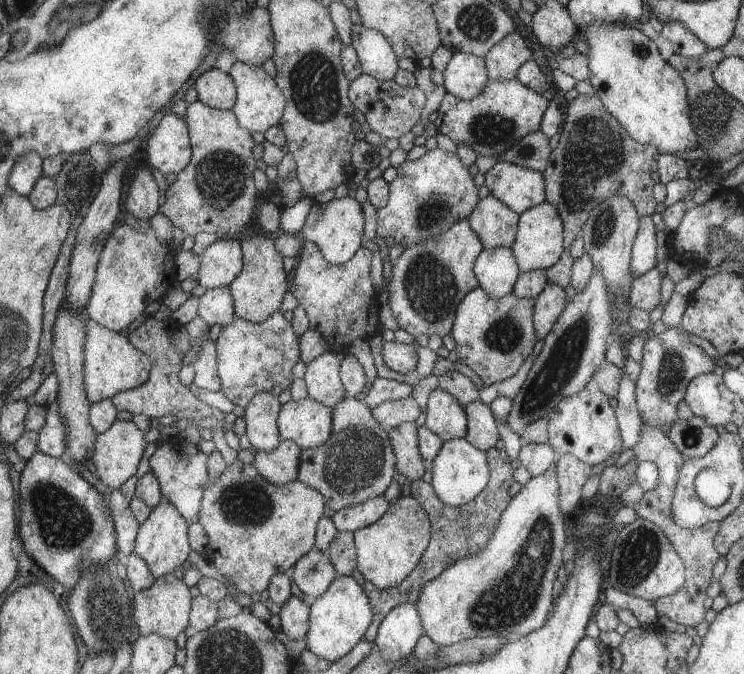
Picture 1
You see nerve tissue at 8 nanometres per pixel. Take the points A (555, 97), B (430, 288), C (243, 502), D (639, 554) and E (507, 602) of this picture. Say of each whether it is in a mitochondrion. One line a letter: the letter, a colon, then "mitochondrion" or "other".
A: other
B: mitochondrion
C: mitochondrion
D: mitochondrion
E: mitochondrion

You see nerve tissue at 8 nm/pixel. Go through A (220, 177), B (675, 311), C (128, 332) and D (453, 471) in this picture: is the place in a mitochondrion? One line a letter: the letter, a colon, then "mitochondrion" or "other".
A: mitochondrion
B: other
C: other
D: other

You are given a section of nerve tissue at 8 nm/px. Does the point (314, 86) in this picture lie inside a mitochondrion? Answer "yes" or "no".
yes

